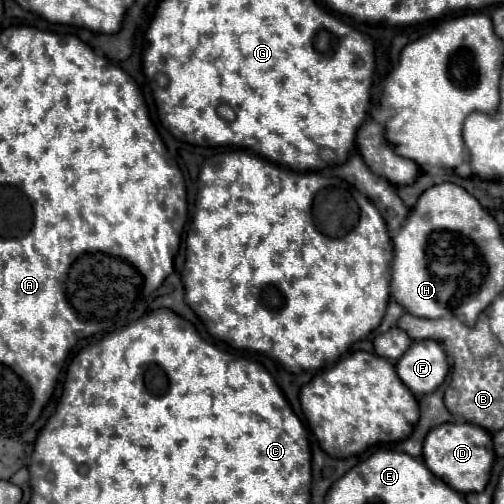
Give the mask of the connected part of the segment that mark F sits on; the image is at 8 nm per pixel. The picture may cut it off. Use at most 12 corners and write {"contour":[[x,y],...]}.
{"contour":[[412,342],[396,372],[422,396],[448,374],[442,344]]}

